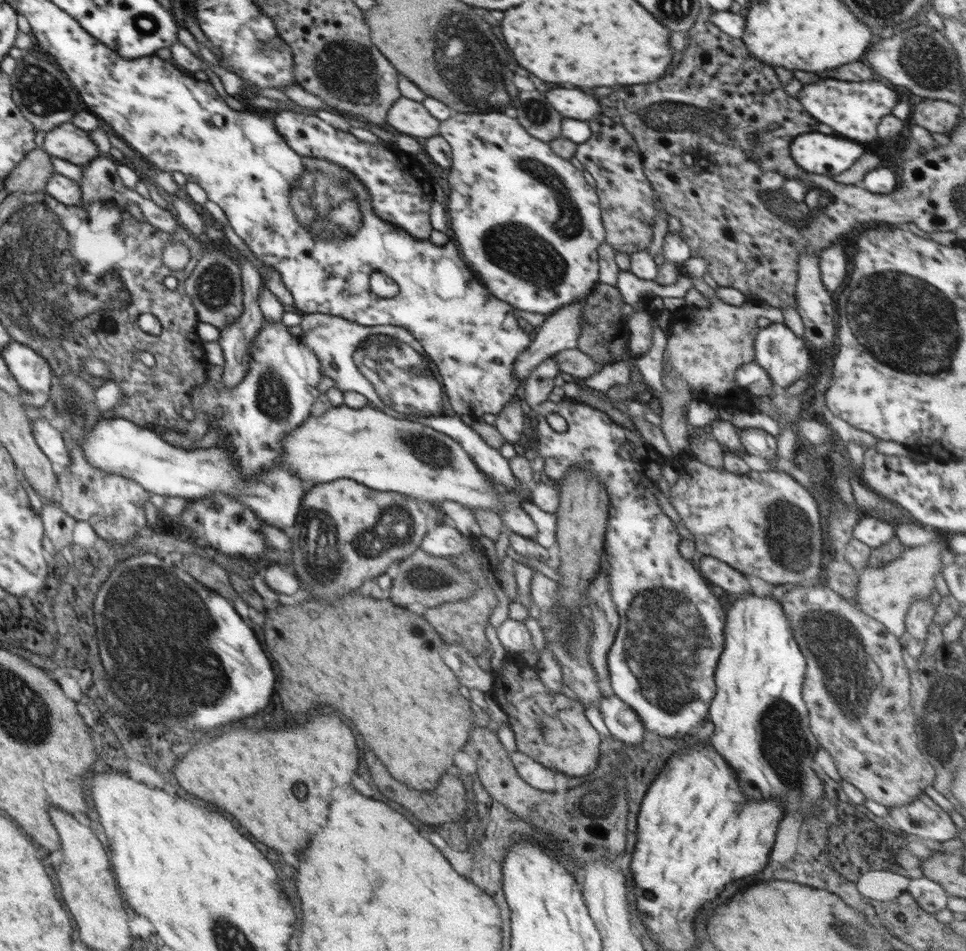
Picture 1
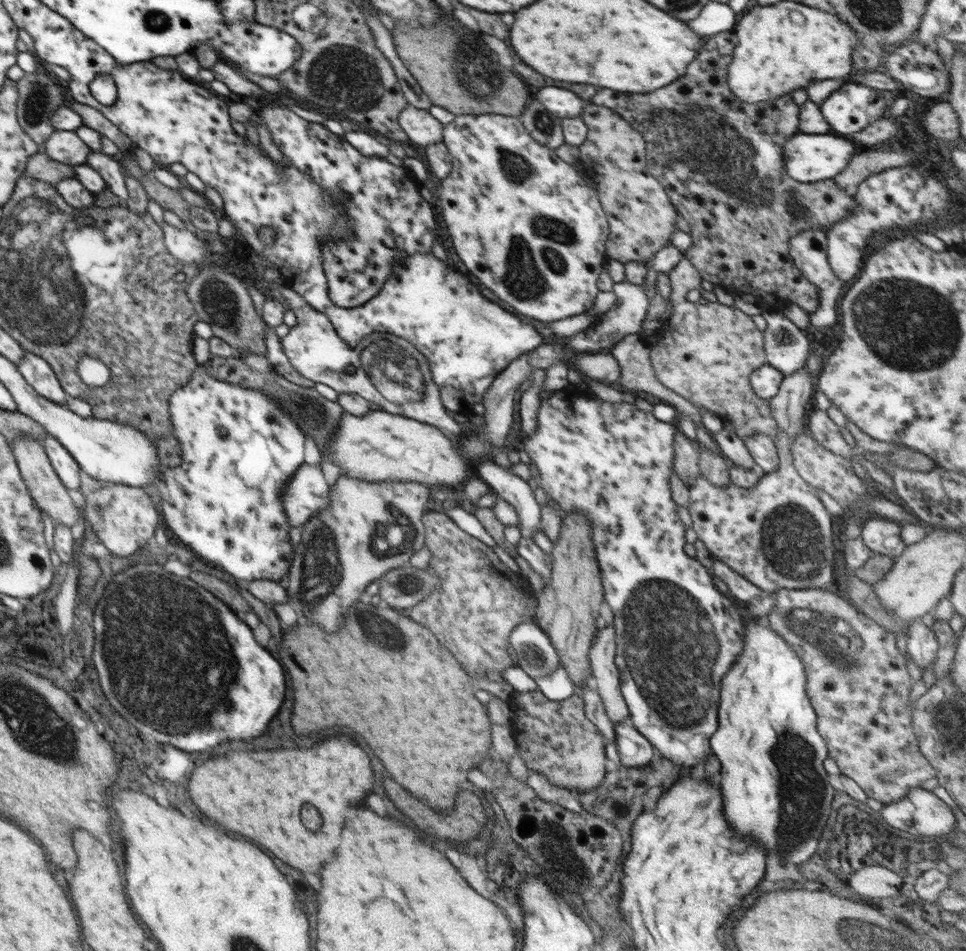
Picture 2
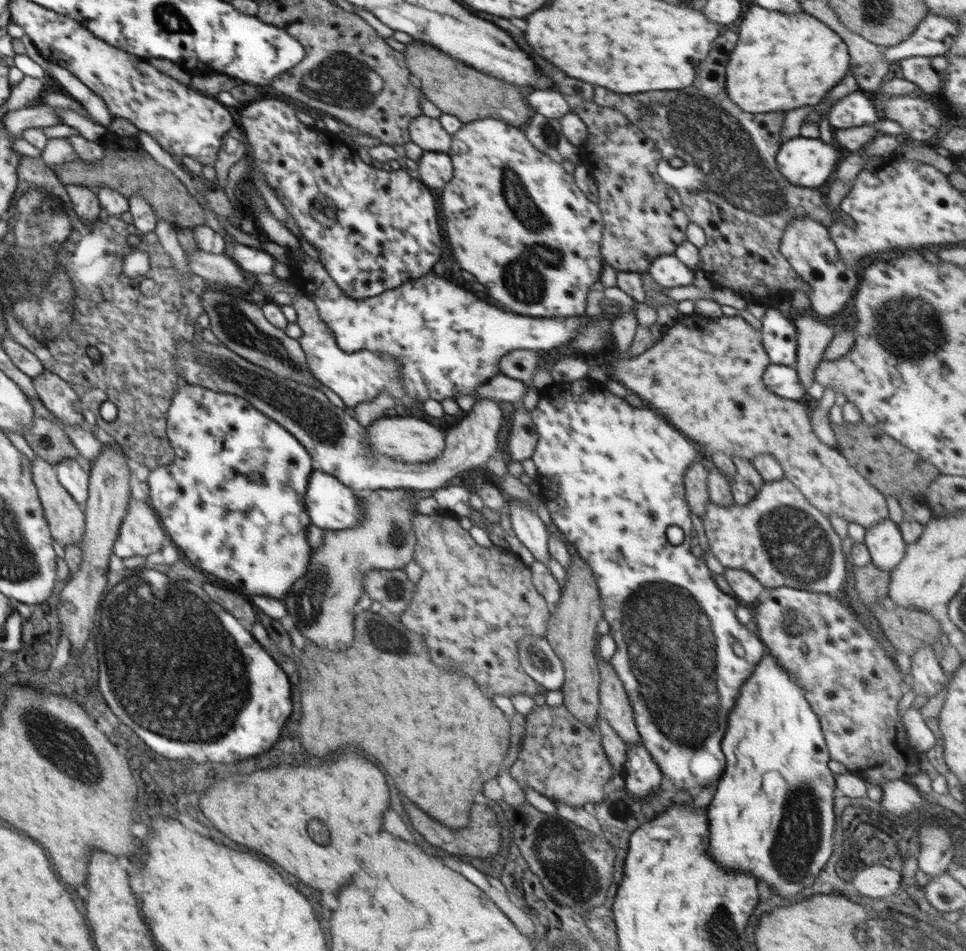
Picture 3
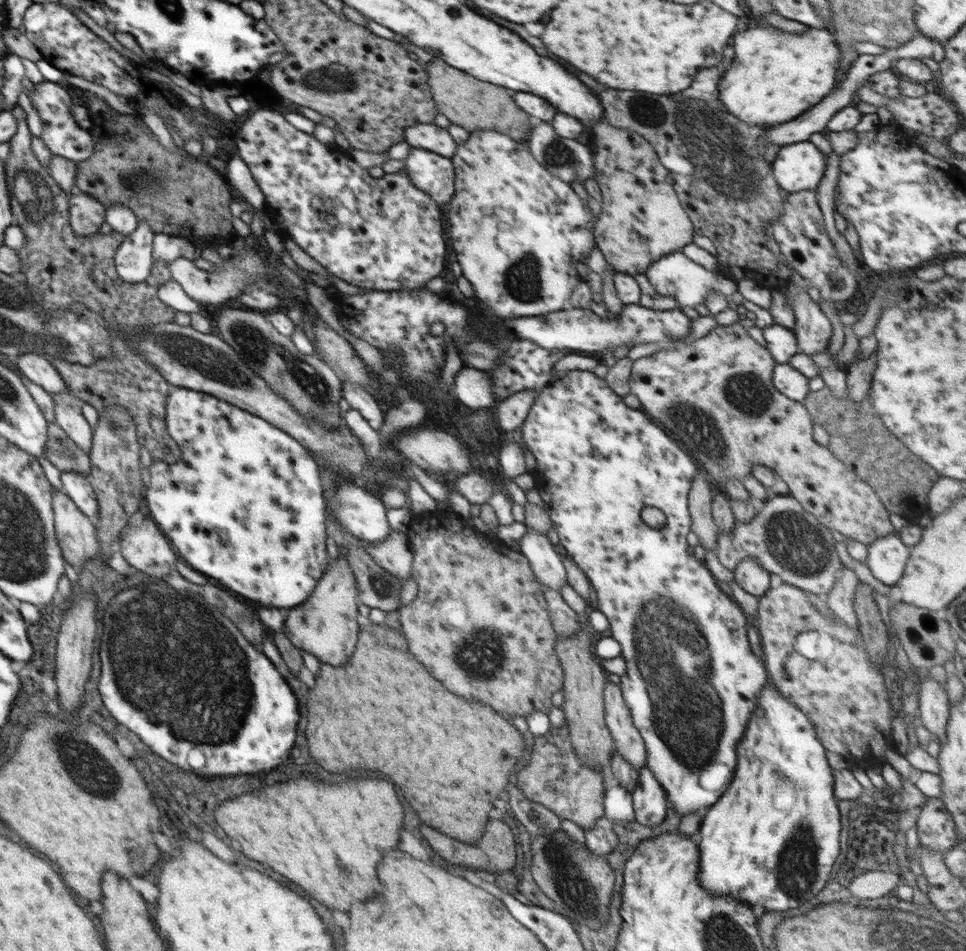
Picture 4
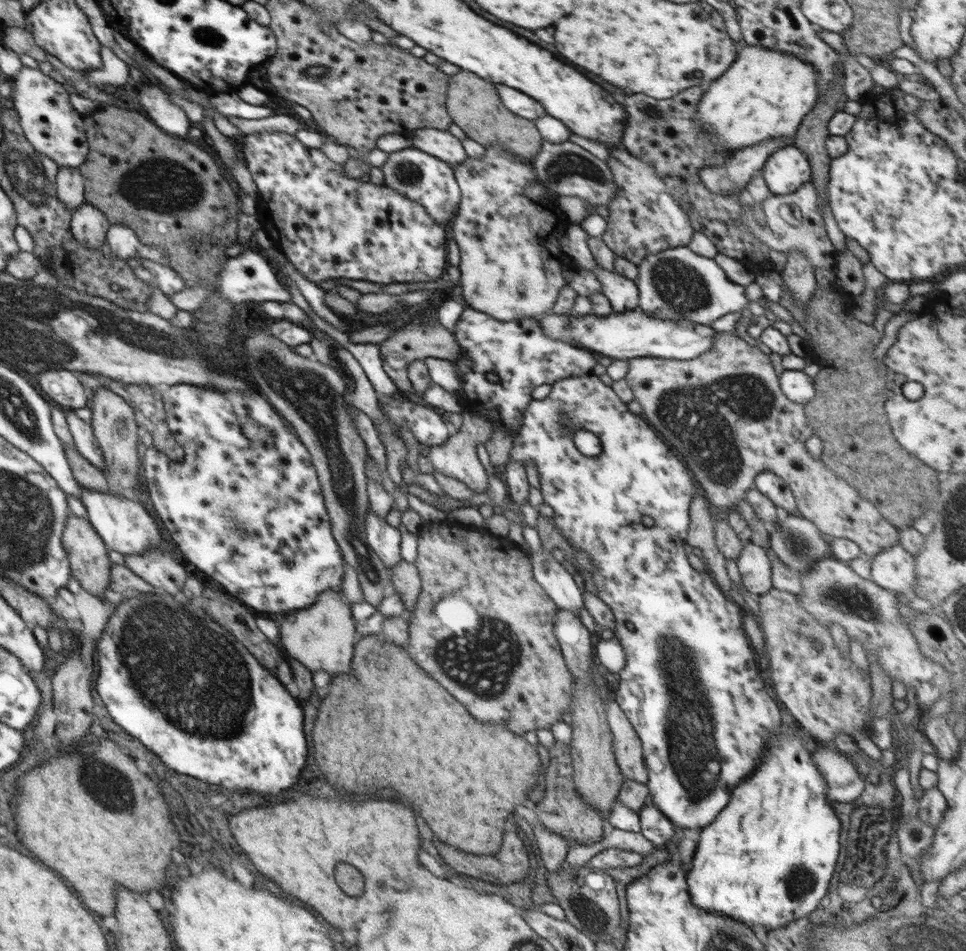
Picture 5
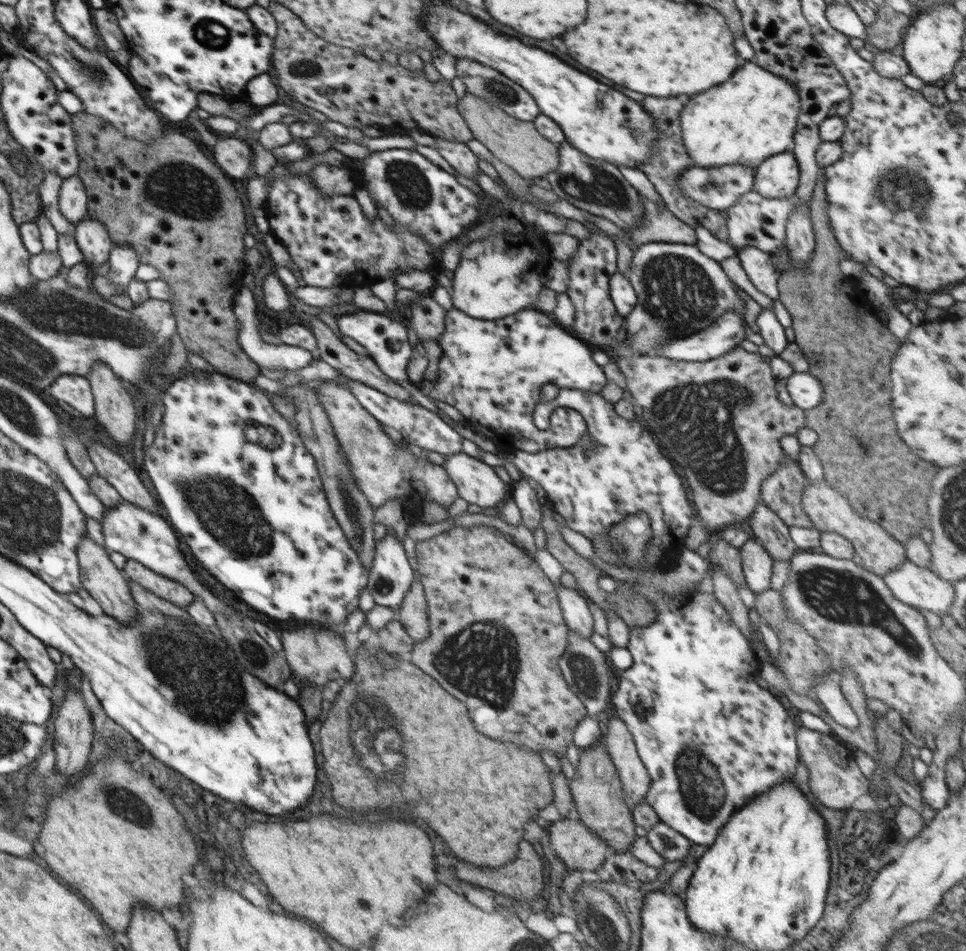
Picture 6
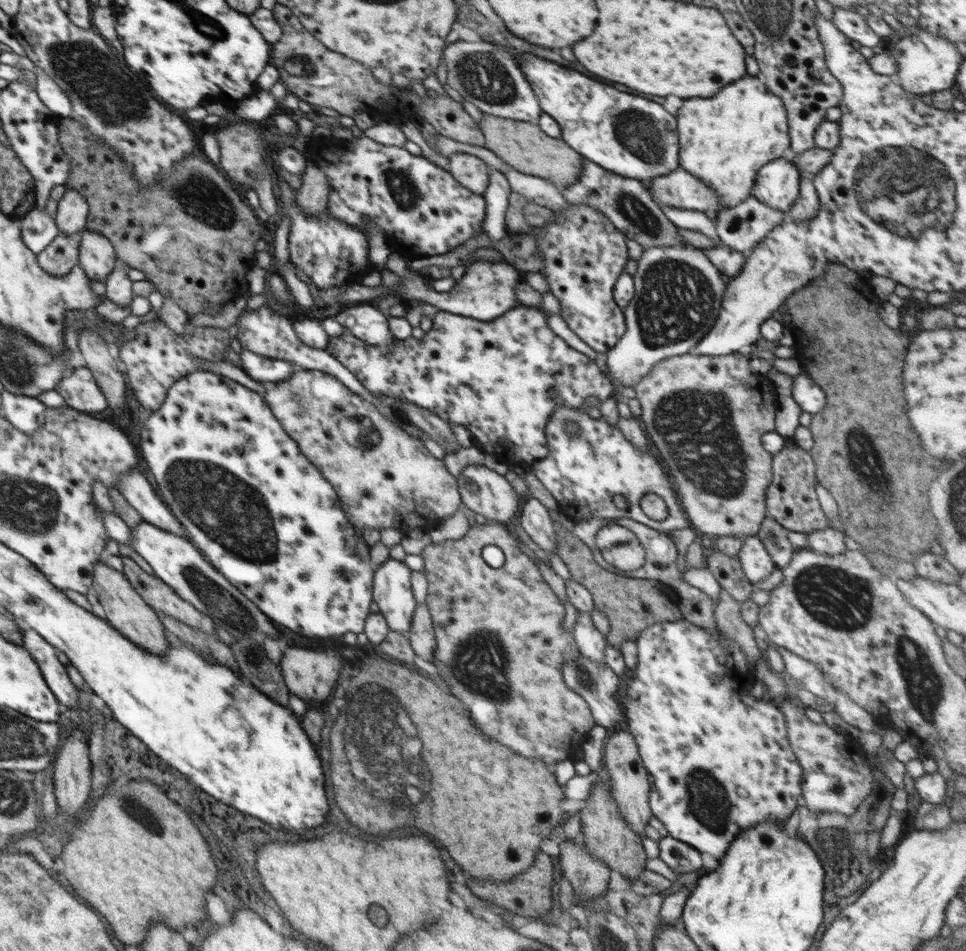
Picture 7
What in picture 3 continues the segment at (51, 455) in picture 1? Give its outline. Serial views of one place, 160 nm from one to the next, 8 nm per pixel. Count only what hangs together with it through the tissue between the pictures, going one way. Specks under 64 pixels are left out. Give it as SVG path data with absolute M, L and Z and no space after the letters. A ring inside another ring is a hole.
M64 459L54 466L59 483L78 503L87 504L89 497L89 471L81 461Z

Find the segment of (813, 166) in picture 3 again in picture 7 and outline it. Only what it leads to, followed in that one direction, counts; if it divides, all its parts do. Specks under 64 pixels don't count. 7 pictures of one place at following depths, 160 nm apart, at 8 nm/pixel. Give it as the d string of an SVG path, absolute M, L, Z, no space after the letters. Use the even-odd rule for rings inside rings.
M786 156L777 158L757 172L751 195L786 214L798 199L801 177L801 171Z

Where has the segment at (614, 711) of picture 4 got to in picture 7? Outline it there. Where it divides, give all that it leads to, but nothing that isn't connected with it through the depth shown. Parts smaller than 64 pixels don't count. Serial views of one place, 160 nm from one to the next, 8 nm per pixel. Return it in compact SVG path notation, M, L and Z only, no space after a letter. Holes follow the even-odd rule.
M622 730L607 738L603 756L603 760L606 760L606 768L610 773L611 796L616 801L623 819L643 839L646 837L646 825L653 814L649 805L649 776L639 755L638 745L633 734L628 730Z

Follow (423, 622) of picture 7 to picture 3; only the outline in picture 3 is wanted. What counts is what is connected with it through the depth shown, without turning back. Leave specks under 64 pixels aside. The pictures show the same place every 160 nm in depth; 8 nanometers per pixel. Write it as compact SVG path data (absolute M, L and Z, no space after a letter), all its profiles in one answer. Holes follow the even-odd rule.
M394 488L374 489L368 497L359 498L363 508L363 520L352 529L324 531L322 547L313 548L310 564L306 574L294 583L291 591L284 597L287 614L292 616L295 628L300 631L307 642L324 646L328 650L350 648L350 638L354 636L354 616L356 606L363 595L363 578L366 572L373 569L403 569L413 560L416 536L411 522L416 512L416 500L410 489Z

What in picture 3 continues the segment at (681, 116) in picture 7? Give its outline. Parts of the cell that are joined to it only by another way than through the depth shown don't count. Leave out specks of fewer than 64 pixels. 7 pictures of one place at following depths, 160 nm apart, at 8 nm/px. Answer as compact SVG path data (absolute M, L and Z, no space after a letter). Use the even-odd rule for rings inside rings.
M754 5L743 17L738 42L725 70L728 98L747 113L788 112L805 105L817 105L845 76L851 63L848 46L827 24L806 11L786 14Z

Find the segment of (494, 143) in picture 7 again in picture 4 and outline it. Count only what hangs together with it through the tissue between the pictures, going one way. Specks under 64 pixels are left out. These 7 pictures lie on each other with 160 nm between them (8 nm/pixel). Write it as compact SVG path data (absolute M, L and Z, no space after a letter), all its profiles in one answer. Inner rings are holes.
M437 57L424 66L435 105L453 124L465 128L469 133L475 130L502 130L506 136L518 141L532 131L530 115L514 102L512 92L506 90L506 87L498 88L494 84L484 83Z

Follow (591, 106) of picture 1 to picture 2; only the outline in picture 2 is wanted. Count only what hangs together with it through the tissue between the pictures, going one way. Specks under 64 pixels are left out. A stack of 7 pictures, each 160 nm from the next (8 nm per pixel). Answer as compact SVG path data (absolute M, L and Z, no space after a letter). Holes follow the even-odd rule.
M548 86L542 88L536 98L544 104L544 108L556 114L558 118L580 117L583 111L584 102L570 90Z

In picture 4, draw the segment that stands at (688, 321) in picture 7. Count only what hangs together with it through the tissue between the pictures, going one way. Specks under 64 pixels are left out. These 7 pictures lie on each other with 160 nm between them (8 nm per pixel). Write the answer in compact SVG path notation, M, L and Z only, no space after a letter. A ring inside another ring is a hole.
M674 251L668 255L662 256L654 261L644 274L649 283L662 296L673 296L679 304L679 310L682 308L698 308L700 304L706 306L706 296L711 290L730 299L732 294L738 290L738 283L730 280L729 277L722 276L718 272L710 272L701 267L697 262L689 259L682 251Z

